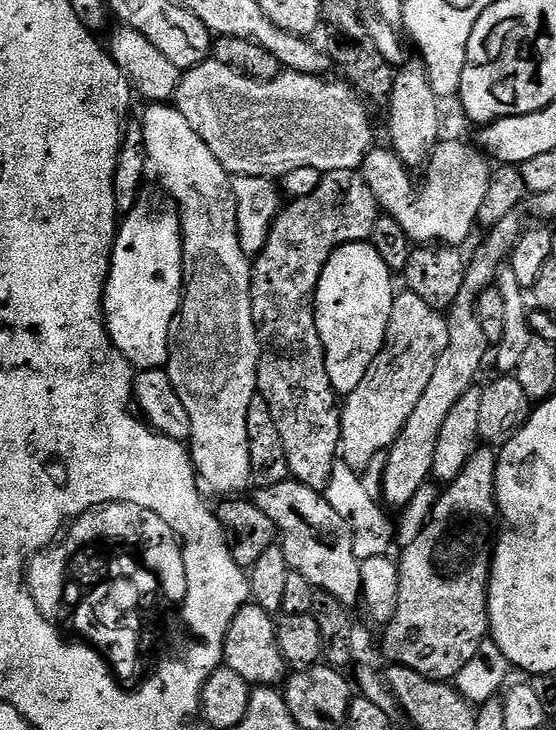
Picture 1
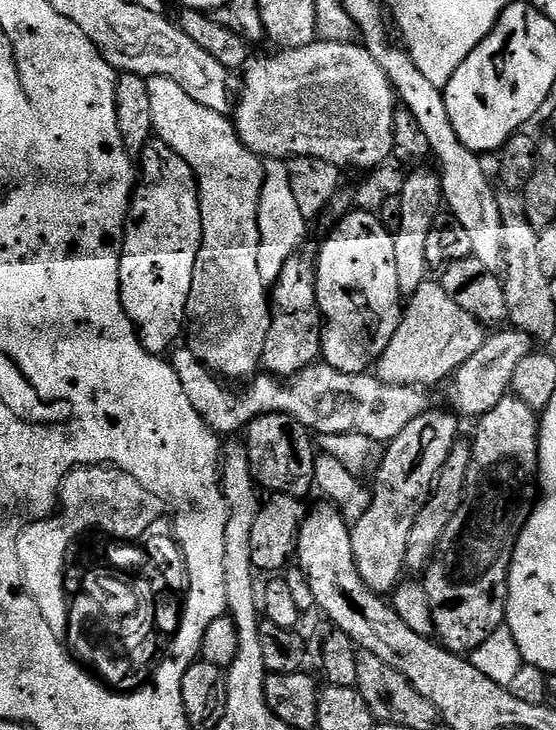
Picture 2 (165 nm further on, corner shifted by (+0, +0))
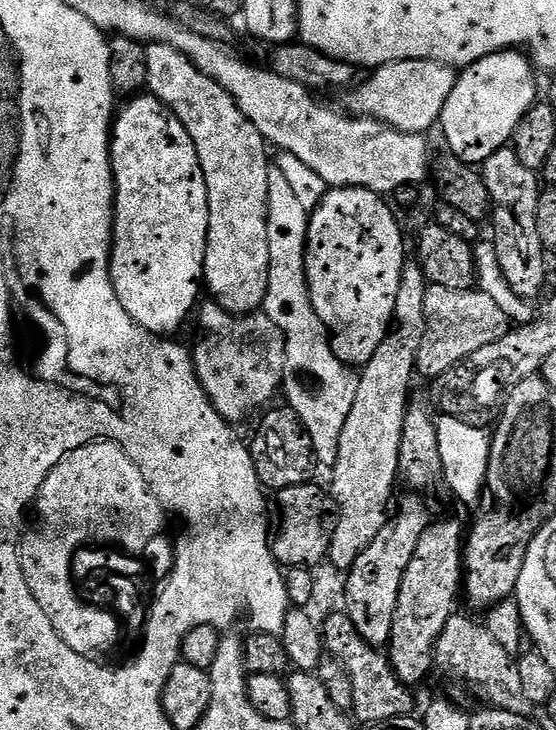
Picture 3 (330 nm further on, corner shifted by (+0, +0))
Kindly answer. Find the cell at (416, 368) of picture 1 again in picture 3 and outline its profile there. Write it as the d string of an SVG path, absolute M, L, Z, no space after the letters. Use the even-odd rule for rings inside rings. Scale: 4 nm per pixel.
M429 284L426 290L426 334L422 338L422 347L418 349L416 371L422 377L439 378L451 368L458 366L470 354L478 354L482 346L498 342L510 331L510 321L506 310L490 298L490 294L479 290L459 292L446 286Z

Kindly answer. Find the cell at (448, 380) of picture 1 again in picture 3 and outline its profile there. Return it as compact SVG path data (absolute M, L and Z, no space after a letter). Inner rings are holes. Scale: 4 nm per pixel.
M412 495L416 496L404 496L401 500L399 497L398 507L388 524L382 526L378 538L374 538L374 542L370 542L370 546L366 546L366 550L362 550L362 554L358 554L358 562L354 562L354 566L347 569L346 572L345 606L350 622L354 622L354 626L362 634L362 638L366 638L366 642L377 646L387 645L388 641L392 639L394 610L398 610L398 590L402 586L402 574L406 574L406 566L410 566L410 558L414 558L414 549L418 546L418 538L422 538L422 534L428 529L430 523L428 508L424 505L423 498L420 497L423 495Z

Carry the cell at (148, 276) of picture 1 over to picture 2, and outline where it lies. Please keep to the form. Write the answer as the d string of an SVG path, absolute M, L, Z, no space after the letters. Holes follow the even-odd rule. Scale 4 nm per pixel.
M158 138L153 139L138 157L138 183L128 209L128 223L124 226L124 242L120 249L122 306L147 352L167 353L177 343L175 340L179 336L181 339L201 242L200 189L196 186L192 168L182 158L178 158L178 154L170 150L170 146L166 146Z

